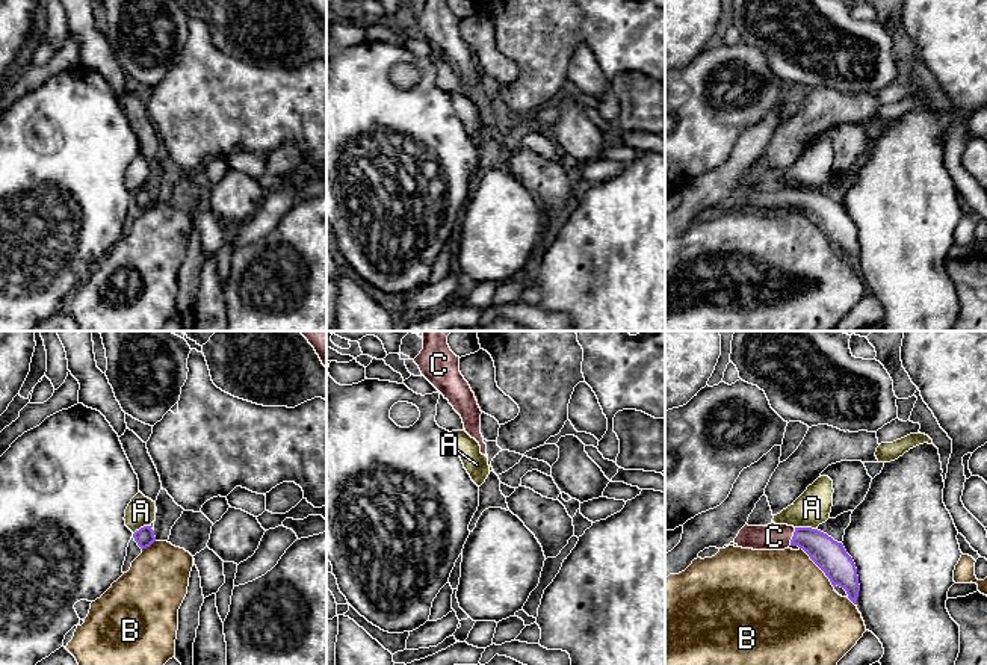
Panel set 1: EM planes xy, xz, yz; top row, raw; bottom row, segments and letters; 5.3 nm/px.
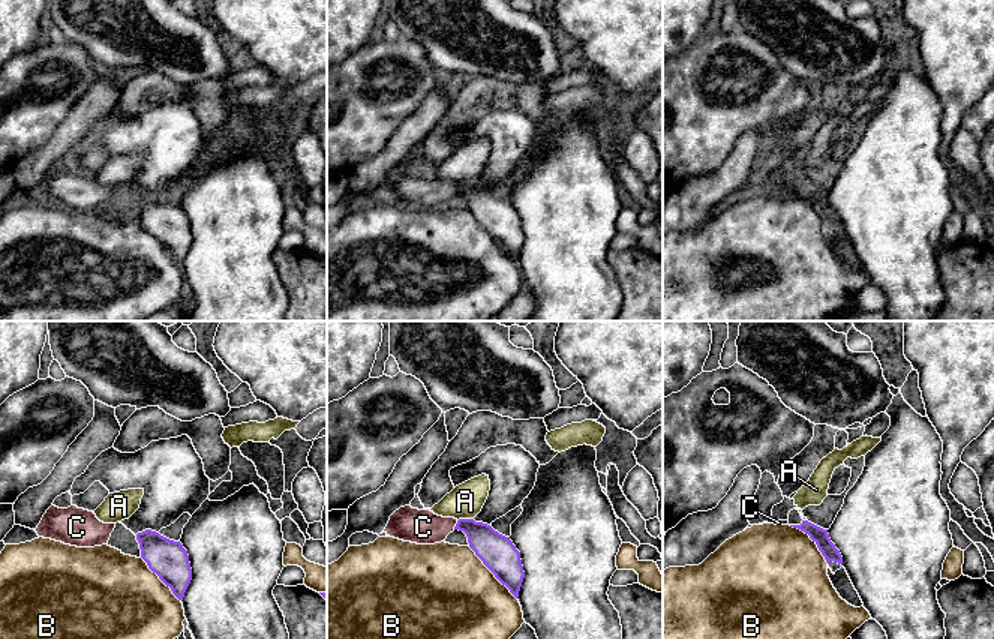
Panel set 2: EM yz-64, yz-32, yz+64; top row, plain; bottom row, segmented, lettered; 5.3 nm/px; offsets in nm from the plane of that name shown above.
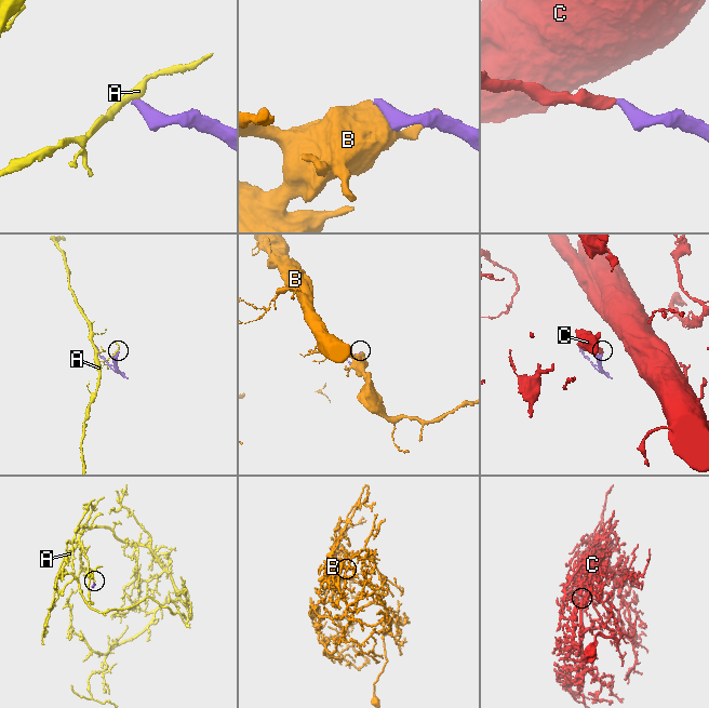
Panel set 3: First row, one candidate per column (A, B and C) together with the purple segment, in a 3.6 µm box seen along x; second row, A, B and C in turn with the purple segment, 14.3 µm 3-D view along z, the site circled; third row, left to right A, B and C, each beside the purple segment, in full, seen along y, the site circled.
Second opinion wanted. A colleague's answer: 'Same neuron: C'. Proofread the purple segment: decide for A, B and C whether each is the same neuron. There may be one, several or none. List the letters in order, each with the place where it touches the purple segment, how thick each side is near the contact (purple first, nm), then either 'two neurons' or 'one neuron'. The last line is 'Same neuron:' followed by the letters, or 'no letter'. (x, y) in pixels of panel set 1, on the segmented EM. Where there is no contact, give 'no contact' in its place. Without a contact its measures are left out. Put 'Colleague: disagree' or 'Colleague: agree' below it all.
A: yz (806, 528) | 170/190 nm | two neurons
B: yz (818, 566) | 170/500 nm | two neurons
C: yz (792, 537) | 170/140 nm | one neuron
Same neuron: C
Colleague: agree

